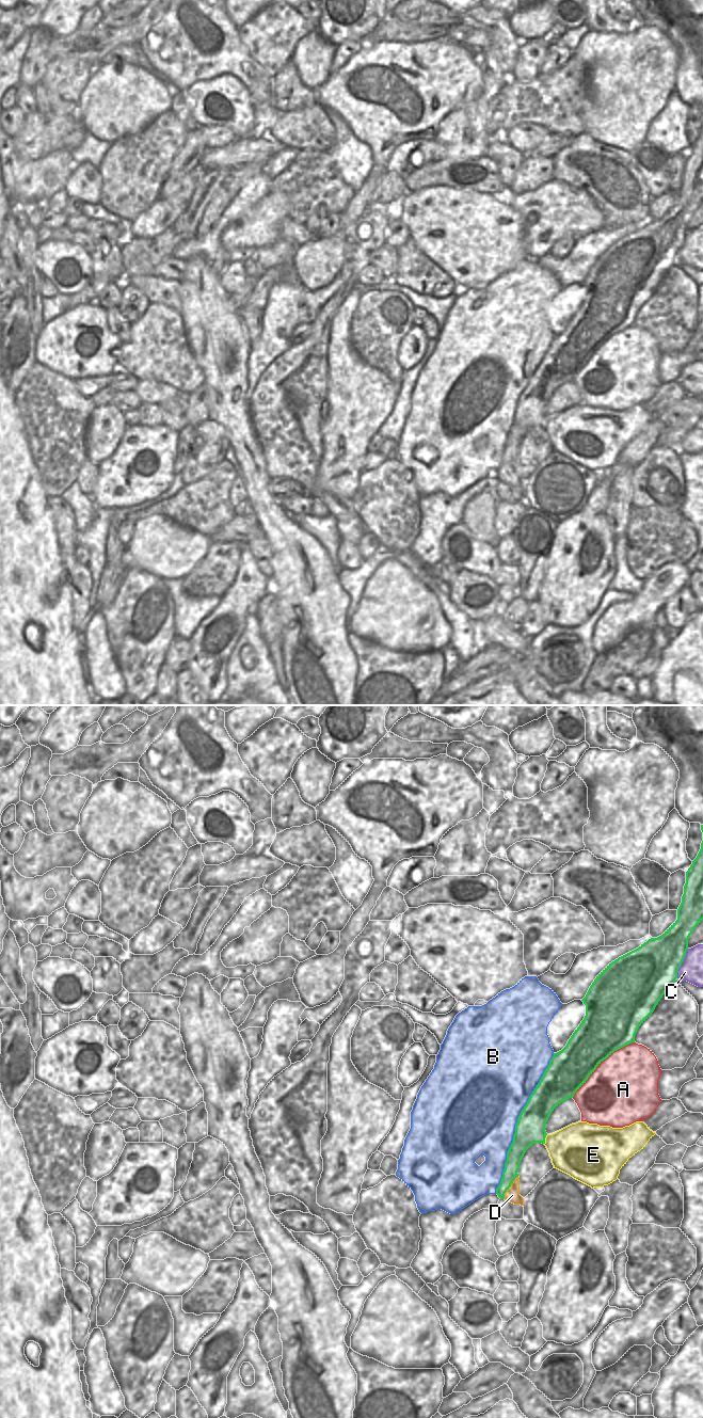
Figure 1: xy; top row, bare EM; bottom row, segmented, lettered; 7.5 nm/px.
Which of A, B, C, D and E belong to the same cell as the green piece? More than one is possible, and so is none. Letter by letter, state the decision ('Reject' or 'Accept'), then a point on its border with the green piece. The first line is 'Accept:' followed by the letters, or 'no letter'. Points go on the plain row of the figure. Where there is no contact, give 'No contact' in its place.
Accept: no letter
A: Reject. Touches green at xy (600, 346)
B: Reject. Touches green at xy (516, 407)
C: Reject. Touches green at xy (681, 247)
D: Reject. Touches green at xy (509, 469)
E: Reject. Touches green at xy (544, 423).

